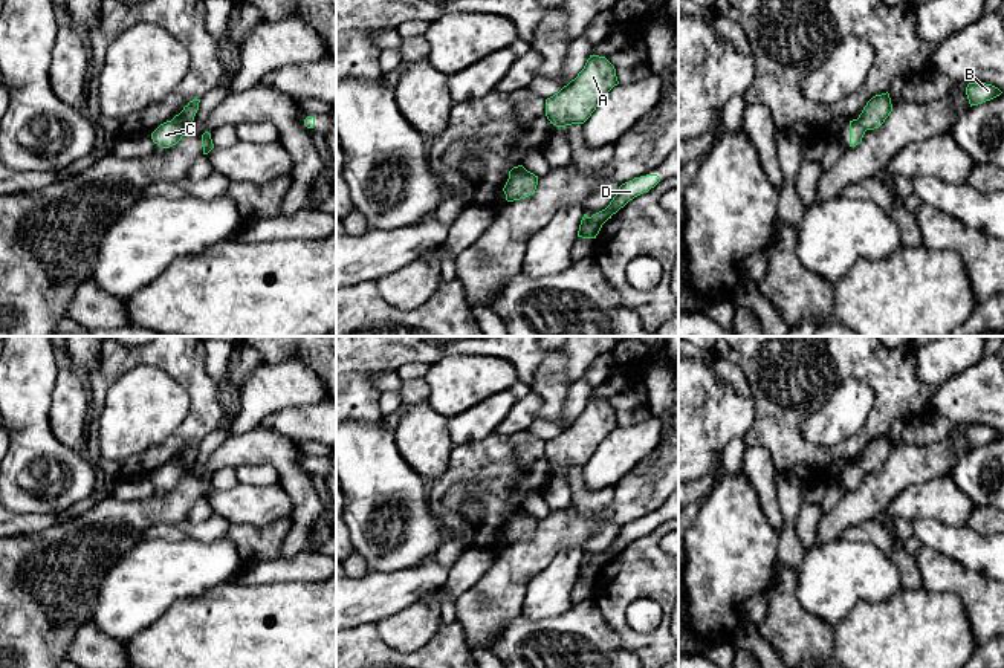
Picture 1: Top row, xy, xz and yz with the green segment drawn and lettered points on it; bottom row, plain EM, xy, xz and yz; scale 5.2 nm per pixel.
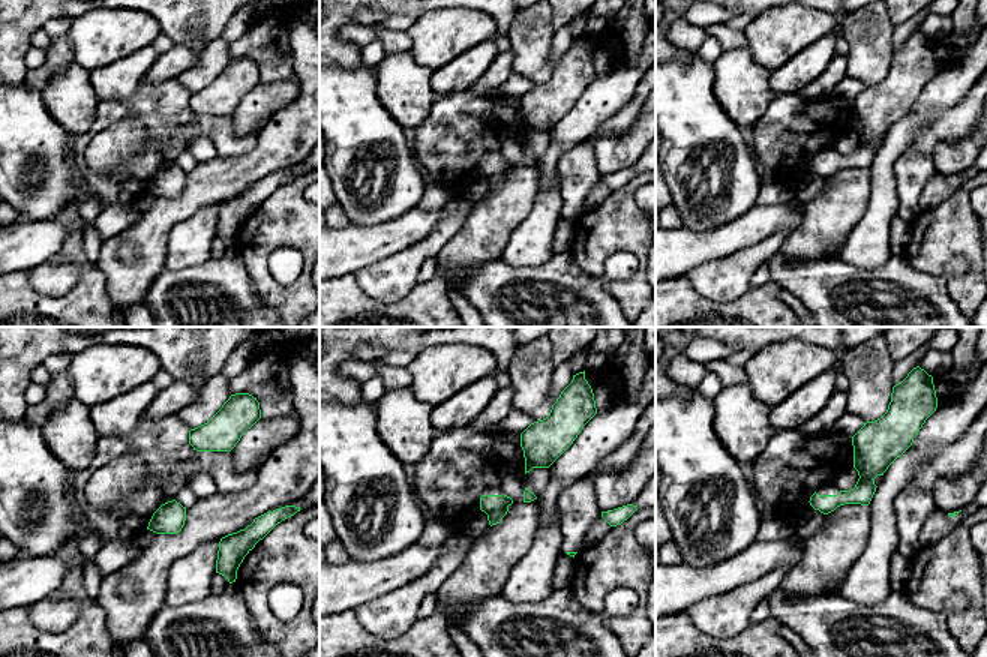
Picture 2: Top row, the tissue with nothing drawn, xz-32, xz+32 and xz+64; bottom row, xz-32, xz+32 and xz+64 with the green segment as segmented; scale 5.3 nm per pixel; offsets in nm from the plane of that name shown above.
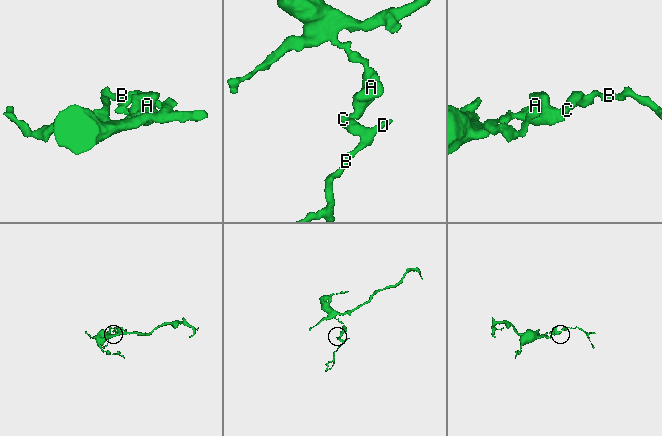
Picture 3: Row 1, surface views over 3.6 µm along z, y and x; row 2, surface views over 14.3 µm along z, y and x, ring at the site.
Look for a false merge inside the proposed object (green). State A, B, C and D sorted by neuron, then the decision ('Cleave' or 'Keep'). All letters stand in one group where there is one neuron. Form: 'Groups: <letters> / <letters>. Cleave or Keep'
Groups: A C / B D. Cleave

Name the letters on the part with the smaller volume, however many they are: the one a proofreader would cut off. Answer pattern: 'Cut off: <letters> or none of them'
Cut off: B, D

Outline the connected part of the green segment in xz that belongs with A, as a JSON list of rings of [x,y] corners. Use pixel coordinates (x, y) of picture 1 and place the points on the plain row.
[[[590,397],[578,419],[546,442],[546,459],[556,469],[584,466],[617,426],[614,408],[605,399]]]

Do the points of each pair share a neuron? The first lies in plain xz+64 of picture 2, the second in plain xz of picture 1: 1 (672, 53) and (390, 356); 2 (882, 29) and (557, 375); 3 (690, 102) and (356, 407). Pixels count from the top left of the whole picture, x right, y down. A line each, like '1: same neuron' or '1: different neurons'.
1: same neuron
2: same neuron
3: different neurons

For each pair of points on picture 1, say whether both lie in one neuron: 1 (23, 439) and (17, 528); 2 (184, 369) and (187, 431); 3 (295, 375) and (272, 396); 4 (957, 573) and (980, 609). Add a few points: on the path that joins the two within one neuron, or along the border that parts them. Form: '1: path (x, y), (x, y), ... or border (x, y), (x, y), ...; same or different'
1: border (16, 512), (55, 514); different
2: path (199, 384), (199, 416); same
3: path (289, 381), (278, 390); same
4: path (966, 583), (980, 599); same

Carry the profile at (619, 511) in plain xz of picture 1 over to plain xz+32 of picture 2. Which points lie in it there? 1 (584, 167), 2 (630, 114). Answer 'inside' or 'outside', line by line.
1: outside
2: outside

